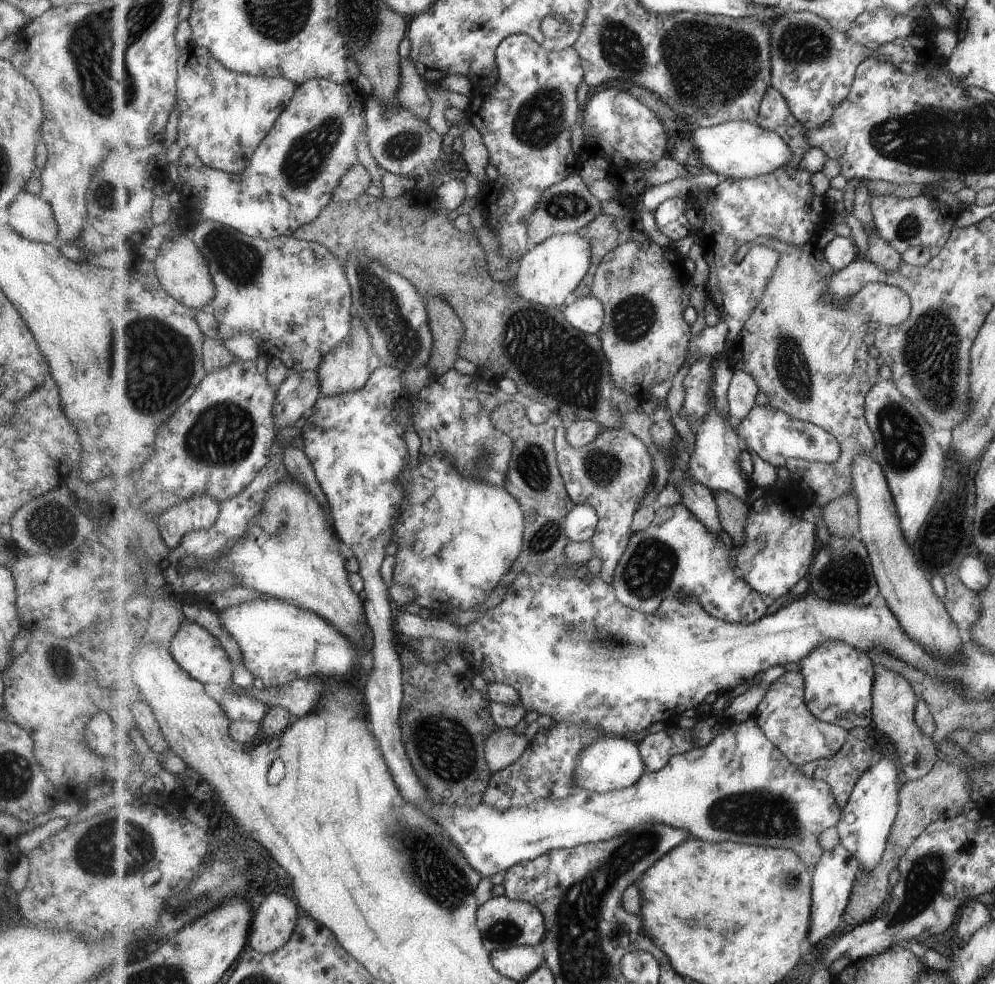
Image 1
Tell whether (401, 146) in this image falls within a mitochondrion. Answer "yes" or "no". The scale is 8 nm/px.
yes

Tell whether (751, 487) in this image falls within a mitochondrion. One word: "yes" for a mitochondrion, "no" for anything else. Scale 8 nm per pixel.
no

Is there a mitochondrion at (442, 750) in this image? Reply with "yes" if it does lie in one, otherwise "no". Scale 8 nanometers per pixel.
yes

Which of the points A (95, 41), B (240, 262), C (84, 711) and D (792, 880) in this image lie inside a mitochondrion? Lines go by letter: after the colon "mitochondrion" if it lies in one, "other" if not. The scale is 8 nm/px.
A: mitochondrion
B: mitochondrion
C: other
D: mitochondrion

